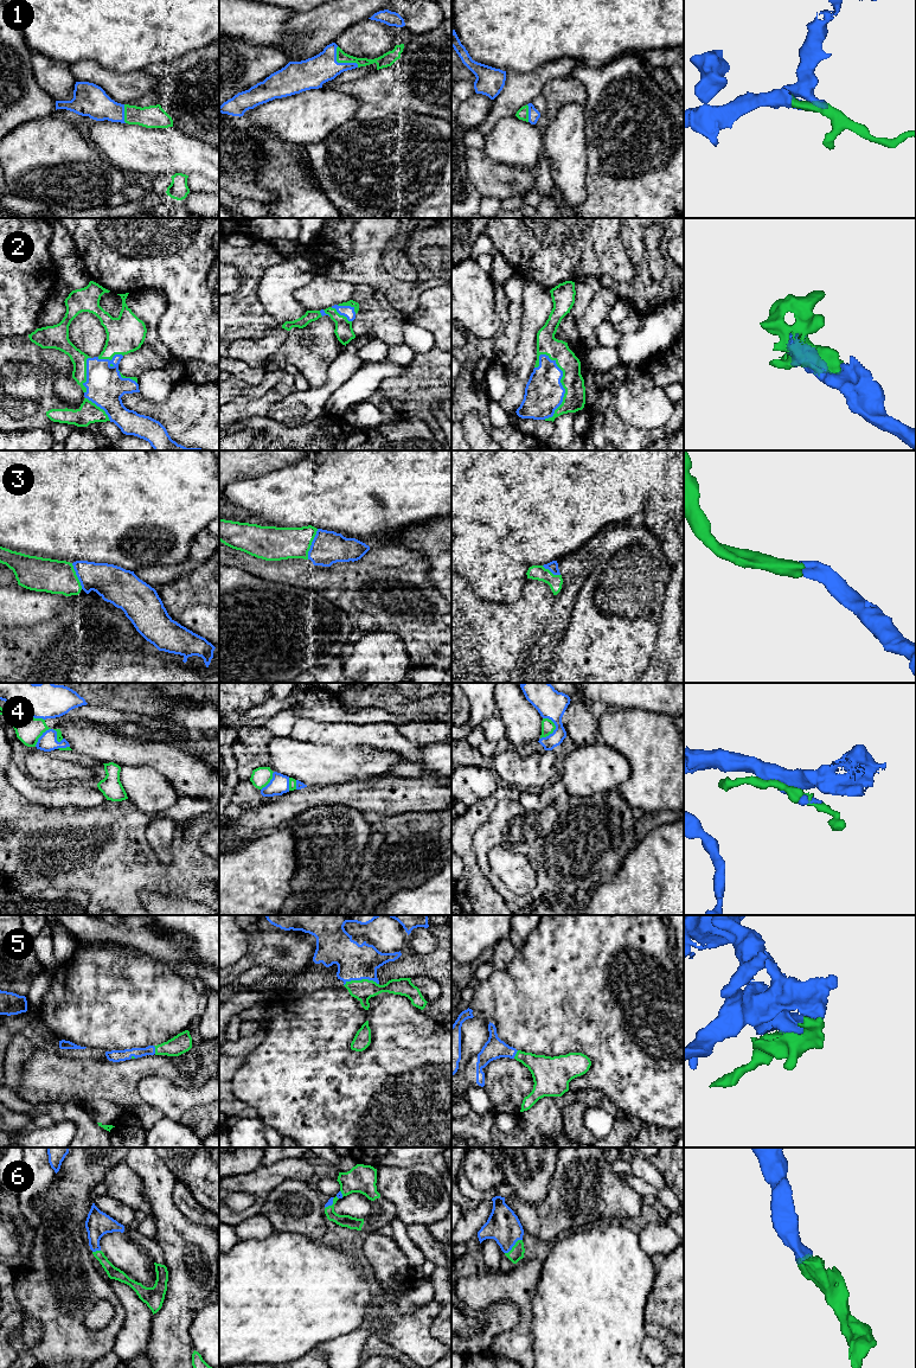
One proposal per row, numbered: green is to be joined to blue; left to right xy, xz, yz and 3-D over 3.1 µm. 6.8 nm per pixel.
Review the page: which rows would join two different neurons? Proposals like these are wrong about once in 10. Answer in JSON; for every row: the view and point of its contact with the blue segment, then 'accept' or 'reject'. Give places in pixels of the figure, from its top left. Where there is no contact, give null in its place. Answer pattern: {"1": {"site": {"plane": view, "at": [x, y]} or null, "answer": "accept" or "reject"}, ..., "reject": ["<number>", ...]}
{"1": {"site": {"plane": "xz", "at": [341, 63]}, "answer": "accept"}, "2": {"site": {"plane": "yz", "at": [562, 385]}, "answer": "accept"}, "3": {"site": {"plane": "xz", "at": [312, 544]}, "answer": "accept"}, "4": {"site": {"plane": "yz", "at": [553, 730]}, "answer": "accept"}, "5": {"site": {"plane": "xz", "at": [360, 979]}, "answer": "accept"}, "6": {"site": {"plane": "yz", "at": [513, 1245]}, "answer": "accept"}, "reject": []}

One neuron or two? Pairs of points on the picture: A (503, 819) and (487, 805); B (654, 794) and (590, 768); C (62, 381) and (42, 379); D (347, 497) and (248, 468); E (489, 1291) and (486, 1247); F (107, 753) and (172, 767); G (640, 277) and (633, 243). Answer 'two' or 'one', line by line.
A: two
B: two
C: two
D: two
E: two
F: one
G: one

